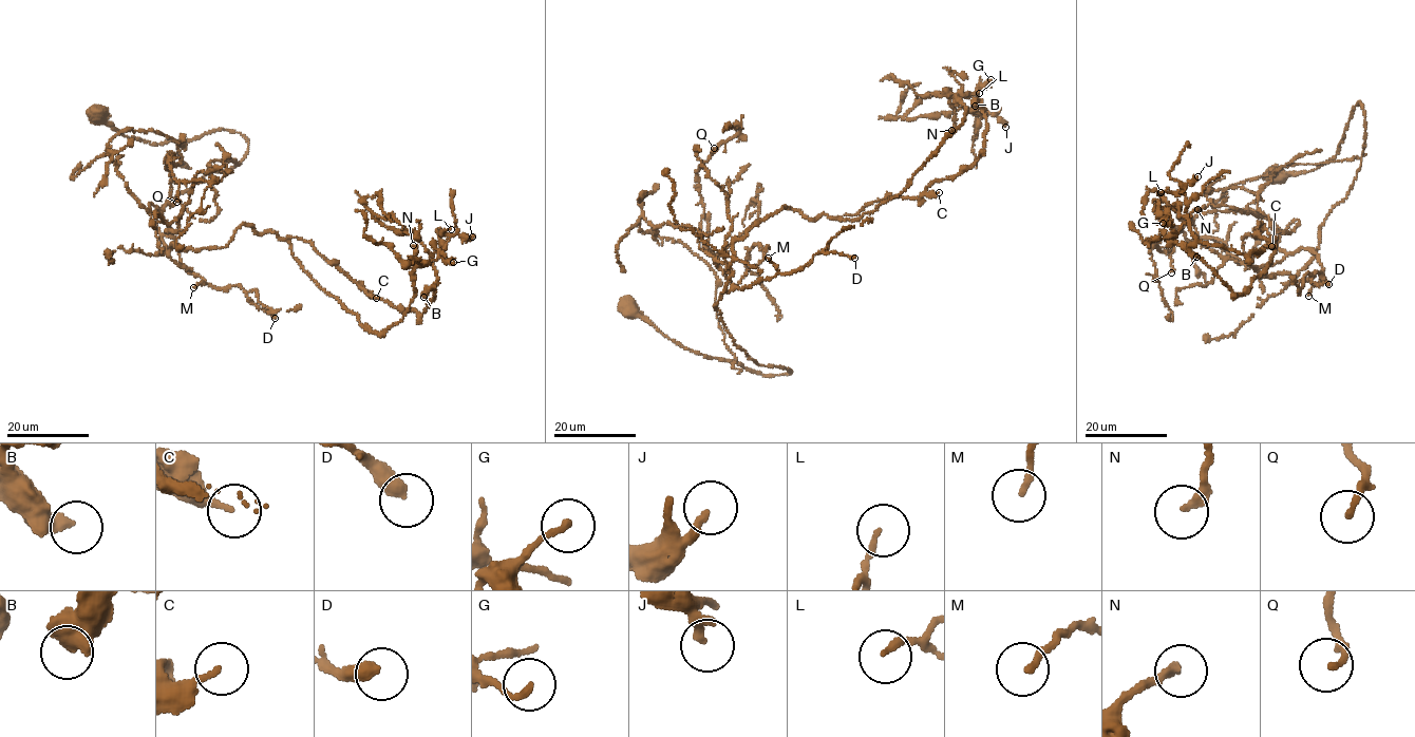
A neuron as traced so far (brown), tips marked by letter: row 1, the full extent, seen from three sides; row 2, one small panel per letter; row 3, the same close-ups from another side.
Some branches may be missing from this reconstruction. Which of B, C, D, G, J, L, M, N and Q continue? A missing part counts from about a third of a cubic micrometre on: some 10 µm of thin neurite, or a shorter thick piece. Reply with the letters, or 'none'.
none

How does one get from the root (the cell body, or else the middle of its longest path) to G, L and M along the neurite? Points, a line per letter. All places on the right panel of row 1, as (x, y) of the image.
G: (1276, 173), (1359, 100), (1296, 276), (1256, 229), (1236, 296), (1163, 223)
L: (1276, 173), (1359, 100), (1294, 278), (1248, 261), (1261, 222), (1261, 251), (1205, 244), (1161, 192)
M: (1276, 173), (1333, 158), (1359, 100), (1360, 167), (1321, 226), (1314, 252), (1323, 276), (1308, 296)

